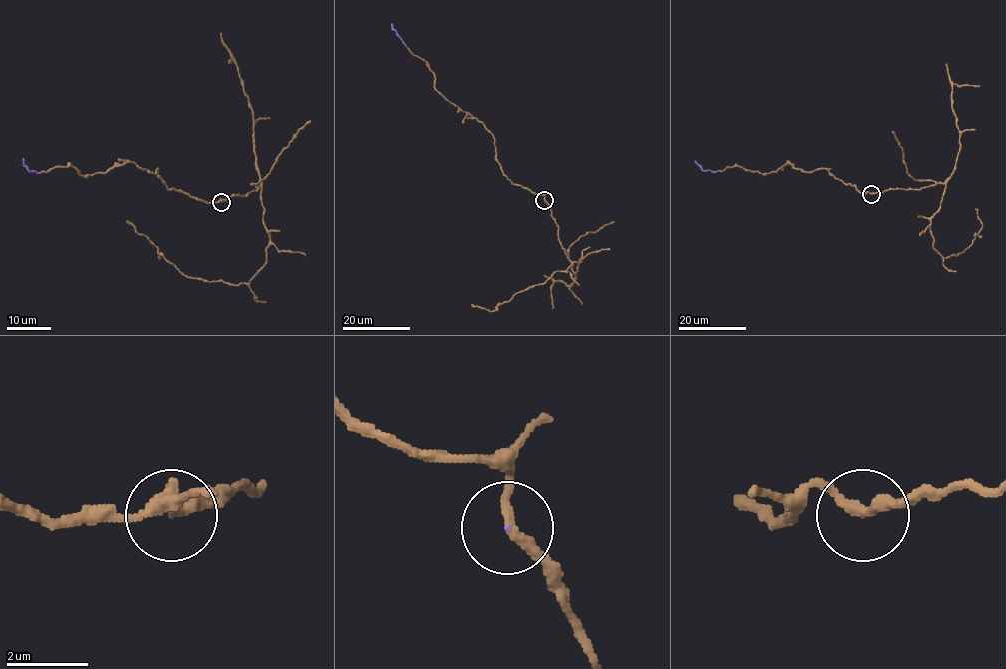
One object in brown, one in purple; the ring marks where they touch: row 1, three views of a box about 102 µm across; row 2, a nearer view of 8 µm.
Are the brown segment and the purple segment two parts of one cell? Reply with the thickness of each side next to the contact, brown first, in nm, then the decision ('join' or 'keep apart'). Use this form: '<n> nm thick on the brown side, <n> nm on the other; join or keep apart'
260 nm thick on the brown side, 20 nm on the other; join

